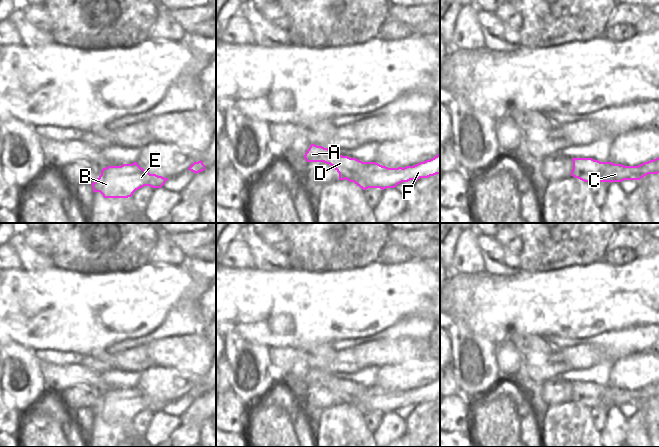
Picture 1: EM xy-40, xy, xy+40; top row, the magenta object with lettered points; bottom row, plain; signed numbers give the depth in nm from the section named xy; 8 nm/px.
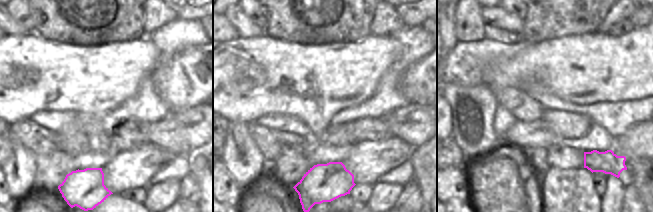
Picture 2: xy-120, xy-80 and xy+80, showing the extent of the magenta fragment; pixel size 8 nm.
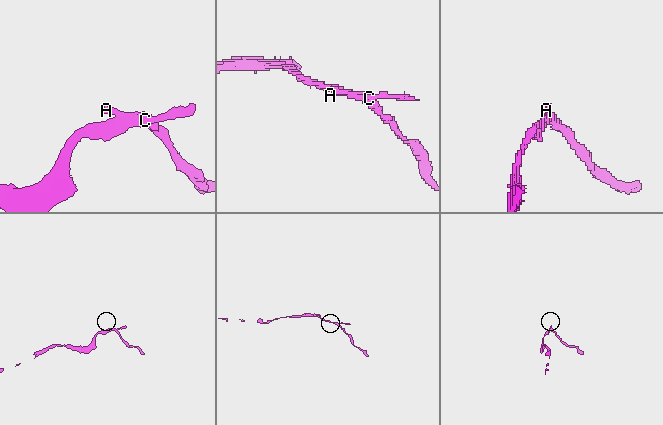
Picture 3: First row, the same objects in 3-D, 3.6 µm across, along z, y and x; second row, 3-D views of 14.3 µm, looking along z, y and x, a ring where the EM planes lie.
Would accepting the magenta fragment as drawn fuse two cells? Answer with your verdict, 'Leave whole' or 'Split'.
Split.

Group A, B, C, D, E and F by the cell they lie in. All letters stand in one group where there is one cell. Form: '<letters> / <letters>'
A D / B C E F

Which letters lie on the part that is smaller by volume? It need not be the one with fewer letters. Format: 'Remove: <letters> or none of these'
Remove: A, D

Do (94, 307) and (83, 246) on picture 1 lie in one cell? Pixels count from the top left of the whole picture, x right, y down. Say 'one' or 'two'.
two

